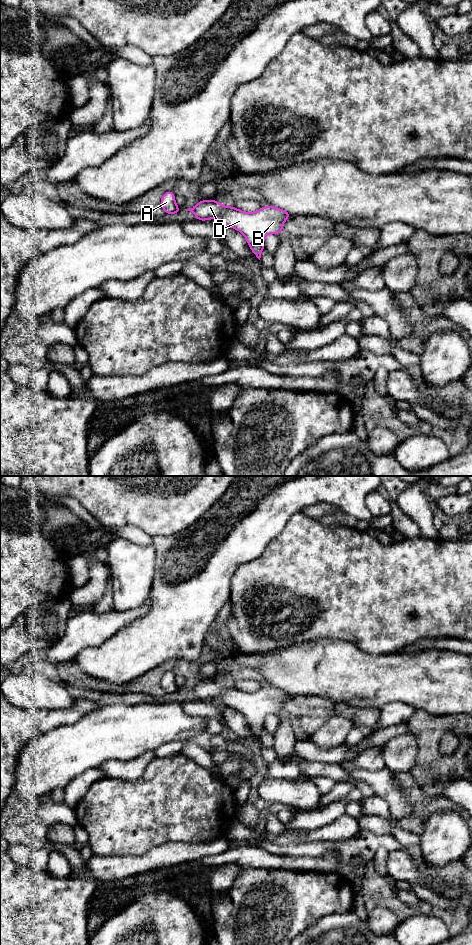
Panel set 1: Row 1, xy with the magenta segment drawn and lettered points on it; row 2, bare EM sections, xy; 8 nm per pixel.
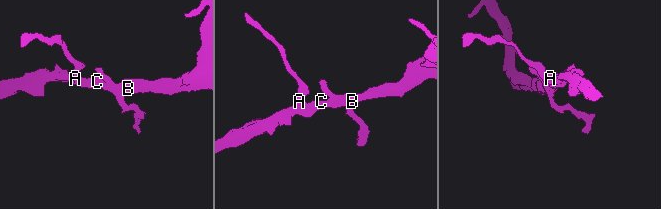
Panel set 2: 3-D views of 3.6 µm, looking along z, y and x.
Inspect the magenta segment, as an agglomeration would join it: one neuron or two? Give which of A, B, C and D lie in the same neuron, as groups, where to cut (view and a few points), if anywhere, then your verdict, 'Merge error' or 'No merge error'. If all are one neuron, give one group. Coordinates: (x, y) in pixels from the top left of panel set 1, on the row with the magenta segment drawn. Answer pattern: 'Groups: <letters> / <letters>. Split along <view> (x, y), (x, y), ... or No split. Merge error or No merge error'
Groups: A B C D. No split. No merge error

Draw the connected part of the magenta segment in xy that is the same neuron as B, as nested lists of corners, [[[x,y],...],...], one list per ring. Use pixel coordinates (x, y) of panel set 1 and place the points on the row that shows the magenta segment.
[[[214,199],[201,200],[196,205],[194,205],[191,209],[188,209],[186,211],[191,211],[195,215],[196,219],[200,221],[219,218],[221,223],[224,224],[225,226],[241,232],[244,235],[250,249],[259,260],[261,258],[261,252],[265,249],[264,246],[265,237],[269,234],[279,235],[283,231],[284,222],[291,217],[289,212],[274,206],[263,206],[256,212],[245,212],[237,209],[234,206],[230,206],[230,207],[224,206],[220,202],[215,201]]]

